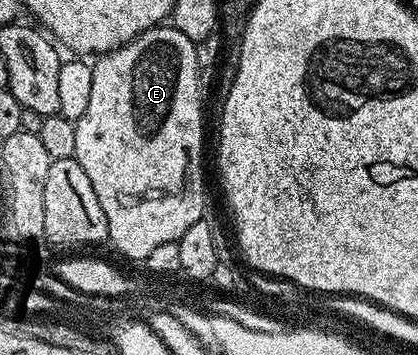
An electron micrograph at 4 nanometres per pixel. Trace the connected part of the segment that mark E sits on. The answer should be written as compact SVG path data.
M156 26L147 28L139 36L133 37L130 42L112 52L102 53L99 61L91 64L93 70L93 87L89 94L89 106L85 114L75 121L77 130L77 146L74 159L85 170L89 182L93 182L93 191L97 193L97 202L101 202L101 210L105 210L107 223L107 240L127 260L143 262L146 256L157 246L179 241L181 234L193 226L193 222L204 219L203 212L203 94L204 89L198 82L196 41L185 38L181 30L173 26Z

